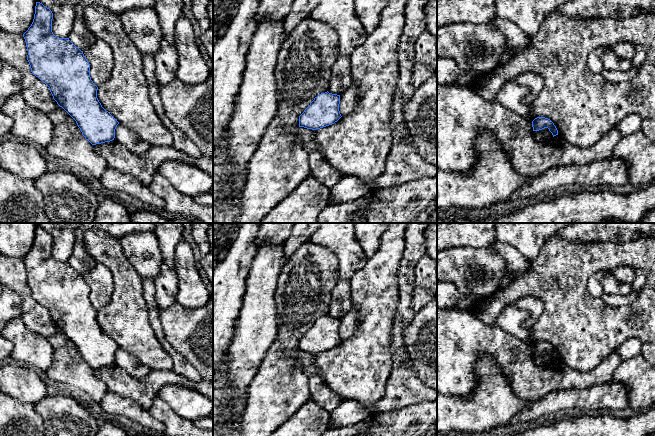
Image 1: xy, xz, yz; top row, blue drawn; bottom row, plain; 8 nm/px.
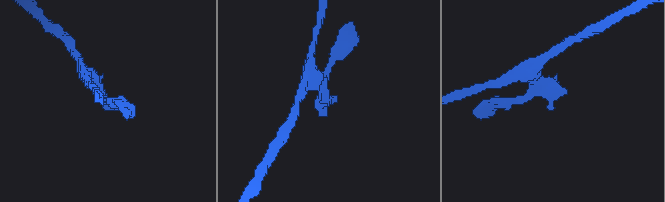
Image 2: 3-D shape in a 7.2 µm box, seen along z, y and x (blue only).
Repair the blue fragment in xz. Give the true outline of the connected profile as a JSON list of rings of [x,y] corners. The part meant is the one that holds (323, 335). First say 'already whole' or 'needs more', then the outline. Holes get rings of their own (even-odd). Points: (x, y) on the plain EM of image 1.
already whole; [[[319,318],[299,340],[299,351],[316,354],[334,348],[342,341],[339,328],[340,319]]]

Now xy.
already whole; [[[36,226],[33,246],[23,258],[31,296],[49,311],[53,323],[76,345],[86,364],[92,369],[110,366],[115,362],[119,346],[99,326],[98,311],[91,304],[90,288],[83,275],[69,262],[59,262],[53,258],[52,243],[52,235]]]

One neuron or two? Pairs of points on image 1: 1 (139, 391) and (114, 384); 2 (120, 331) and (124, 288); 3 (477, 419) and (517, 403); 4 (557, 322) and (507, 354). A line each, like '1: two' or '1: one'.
1: one
2: one
3: one
4: two

